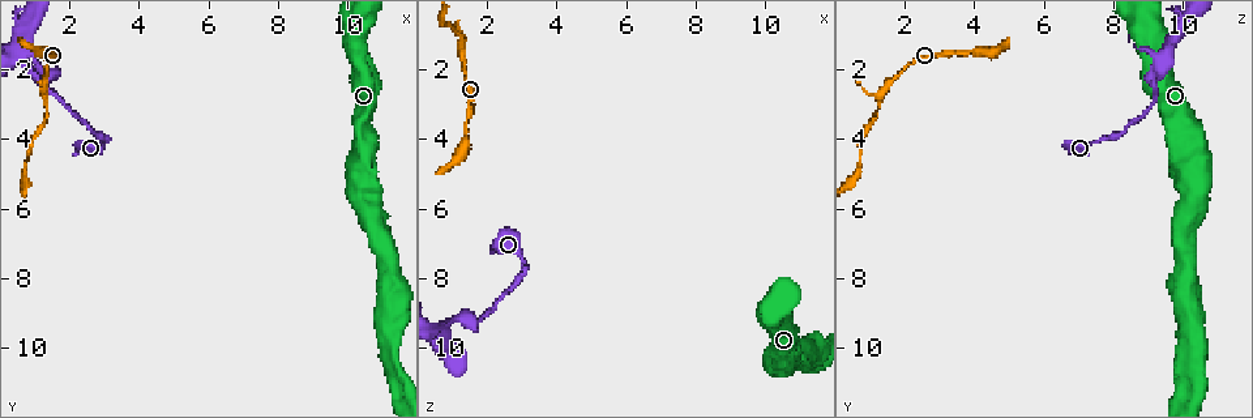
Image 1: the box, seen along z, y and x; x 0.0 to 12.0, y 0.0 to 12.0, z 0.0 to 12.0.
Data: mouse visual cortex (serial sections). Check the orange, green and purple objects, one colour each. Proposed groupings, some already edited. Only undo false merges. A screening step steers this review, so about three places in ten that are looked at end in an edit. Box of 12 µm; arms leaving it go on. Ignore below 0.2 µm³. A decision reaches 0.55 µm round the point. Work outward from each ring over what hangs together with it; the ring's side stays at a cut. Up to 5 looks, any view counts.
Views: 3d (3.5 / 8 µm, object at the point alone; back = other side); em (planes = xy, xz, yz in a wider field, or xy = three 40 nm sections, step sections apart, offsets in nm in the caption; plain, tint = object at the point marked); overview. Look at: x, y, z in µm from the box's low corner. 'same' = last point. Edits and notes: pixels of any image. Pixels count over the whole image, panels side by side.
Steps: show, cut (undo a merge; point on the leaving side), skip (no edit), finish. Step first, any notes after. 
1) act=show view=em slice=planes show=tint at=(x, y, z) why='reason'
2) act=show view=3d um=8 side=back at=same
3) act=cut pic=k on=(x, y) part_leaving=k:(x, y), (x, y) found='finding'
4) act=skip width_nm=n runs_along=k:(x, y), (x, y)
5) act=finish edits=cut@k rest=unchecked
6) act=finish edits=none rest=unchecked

act=show view=3d um=3.5 at=(11.4, 10.7, 10.3) why='three-way junction'

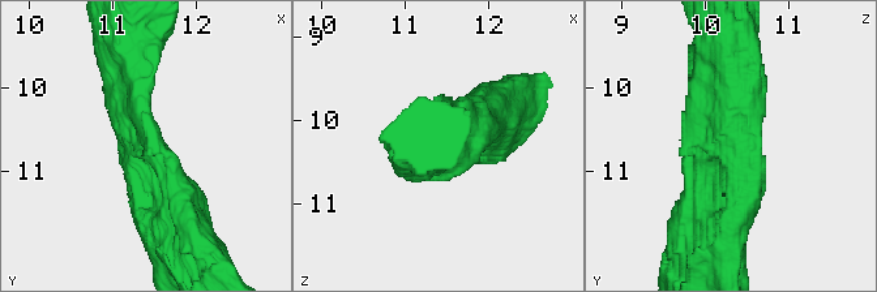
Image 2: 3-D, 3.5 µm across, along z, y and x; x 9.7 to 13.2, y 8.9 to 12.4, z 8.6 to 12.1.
act=show view=em slice=xy step=1 show=tint at=(11.35, 10.70, 10.30)

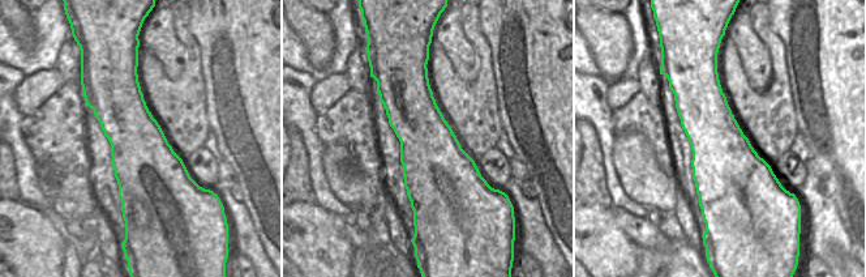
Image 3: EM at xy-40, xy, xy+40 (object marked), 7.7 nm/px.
act=skip runs_along=2:(122, 56), (137, 160), (182, 211) found='continuous, no second cell'

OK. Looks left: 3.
act=show view=3d um=3.5 at=(1.5, 2.6, 9.2) why='three-way junction'

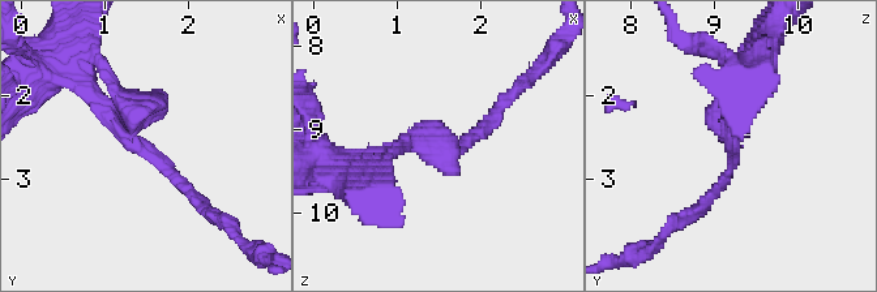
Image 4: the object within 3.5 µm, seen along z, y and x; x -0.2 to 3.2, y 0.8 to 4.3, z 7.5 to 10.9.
act=show view=em slice=xy step=3 show=tint at=(1.40, 2.60, 9.20)

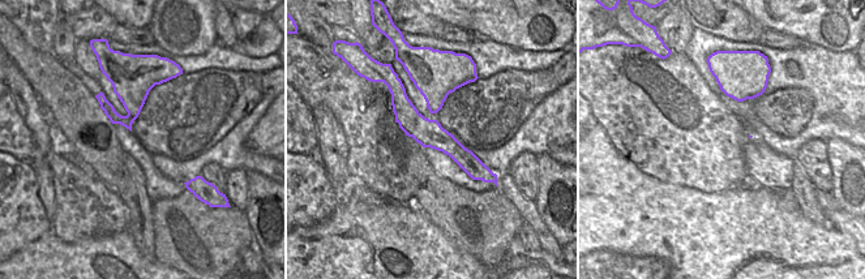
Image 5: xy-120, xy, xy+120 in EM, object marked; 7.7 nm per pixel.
act=skip runs_along=5:(392, 81), (402, 107), (485, 177) found='one cell here'

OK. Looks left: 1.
act=finish edits=none rest=unchecked

